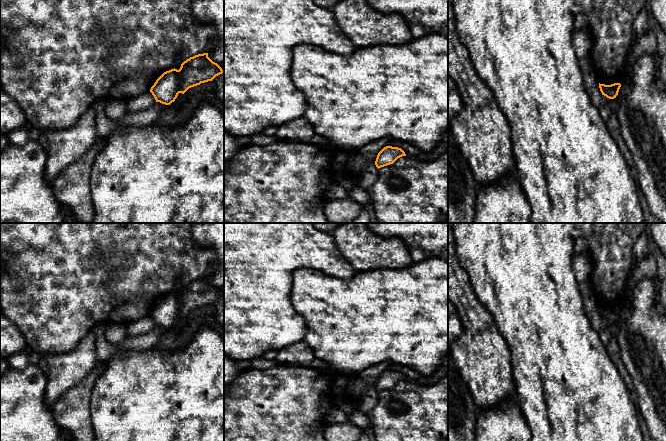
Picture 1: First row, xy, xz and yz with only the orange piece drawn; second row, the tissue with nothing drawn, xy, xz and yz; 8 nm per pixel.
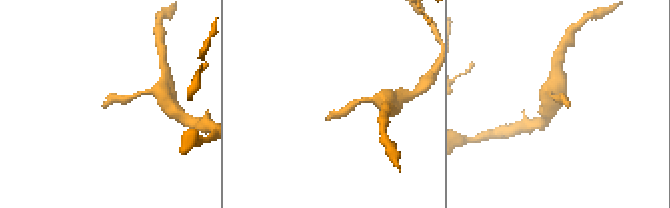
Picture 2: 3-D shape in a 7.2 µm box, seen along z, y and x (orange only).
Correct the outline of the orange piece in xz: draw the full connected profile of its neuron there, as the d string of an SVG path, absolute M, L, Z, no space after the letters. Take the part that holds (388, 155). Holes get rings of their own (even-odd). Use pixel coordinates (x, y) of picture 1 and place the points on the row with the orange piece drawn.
M386 146L378 153L375 165L379 169L381 167L393 164L402 156L406 156L406 154L401 148Z

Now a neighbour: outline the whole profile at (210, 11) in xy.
M192 0L191 8L196 18L212 23L216 27L218 44L212 52L208 53L208 57L223 70L223 73L216 76L211 82L212 92L224 105L224 0Z

